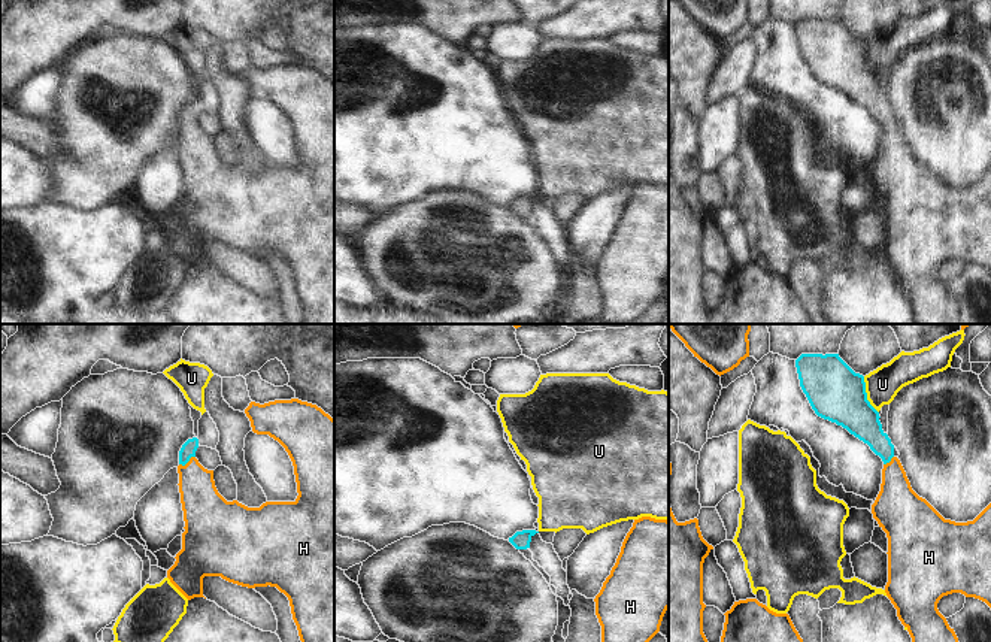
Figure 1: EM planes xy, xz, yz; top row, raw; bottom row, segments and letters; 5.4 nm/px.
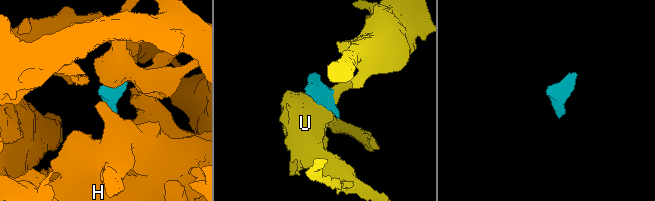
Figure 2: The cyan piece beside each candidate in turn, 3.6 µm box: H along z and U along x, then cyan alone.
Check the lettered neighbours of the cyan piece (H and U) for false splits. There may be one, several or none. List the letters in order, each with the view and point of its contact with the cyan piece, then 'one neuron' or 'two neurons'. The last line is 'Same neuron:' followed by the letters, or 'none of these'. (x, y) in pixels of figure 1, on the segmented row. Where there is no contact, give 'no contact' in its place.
H: xy (187, 462) | one neuron
U: yz (866, 394) | two neurons
Same neuron: H

